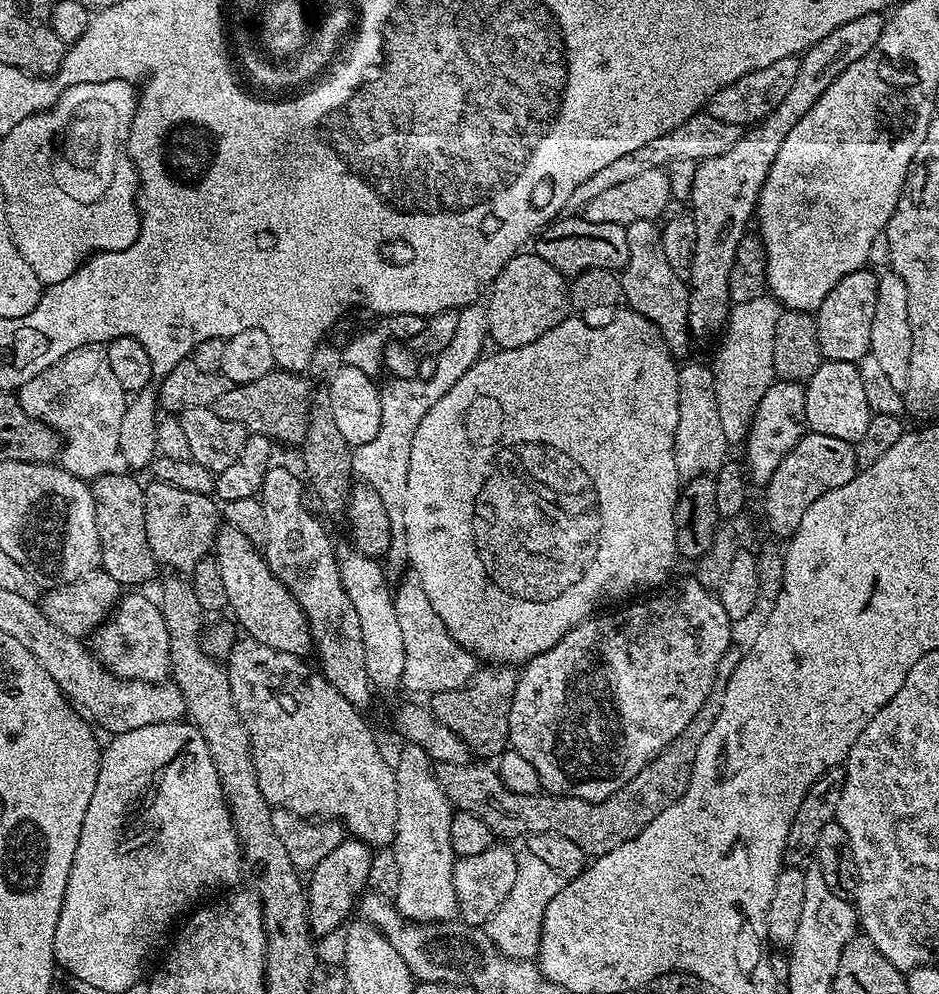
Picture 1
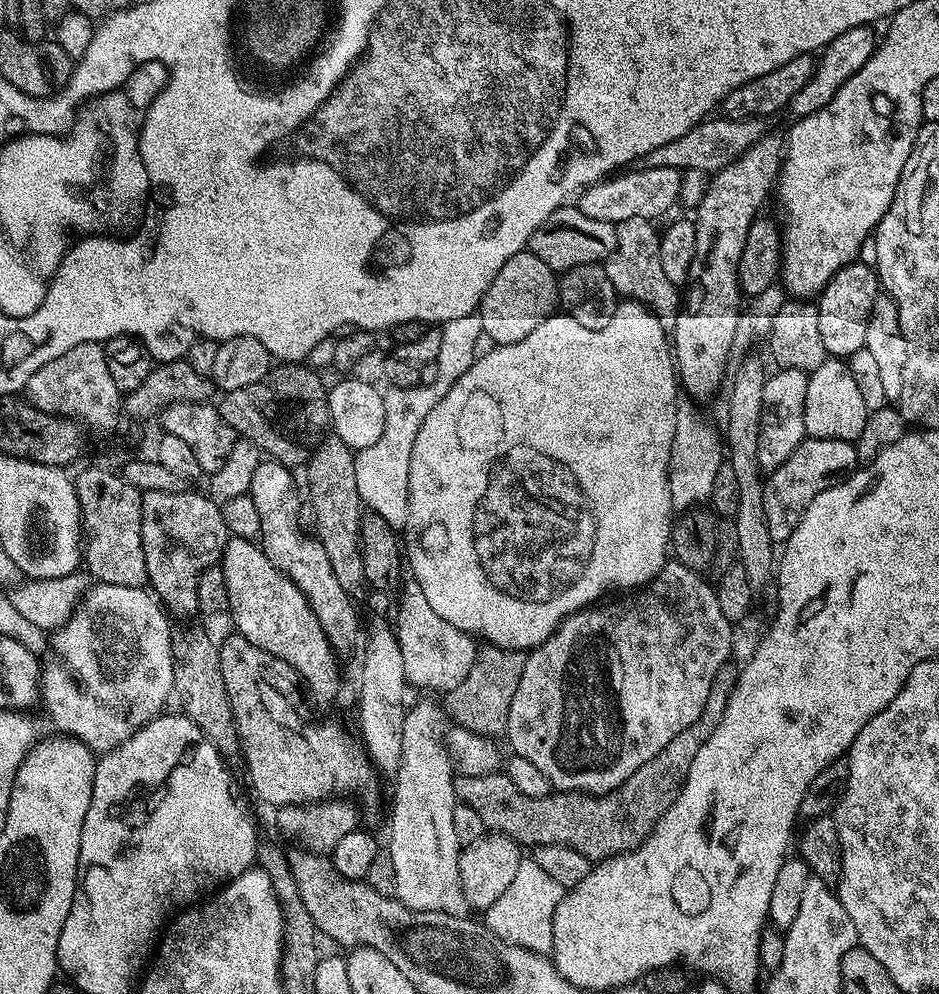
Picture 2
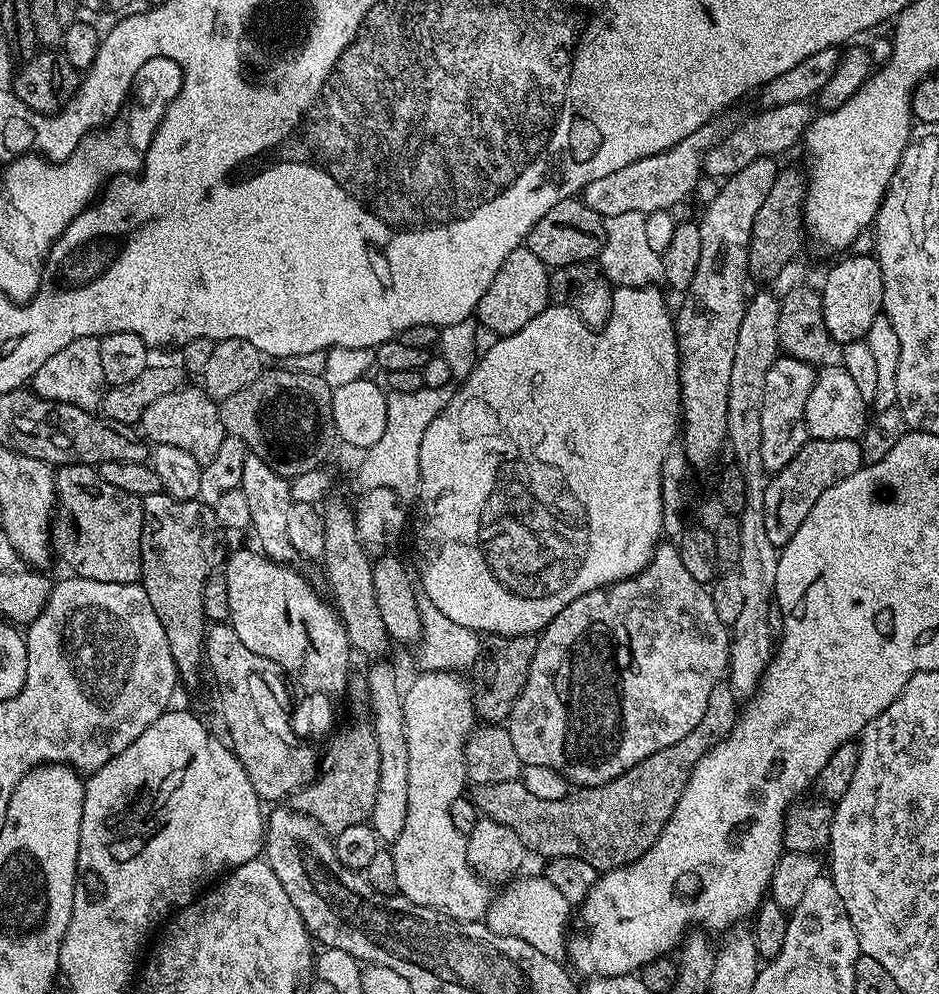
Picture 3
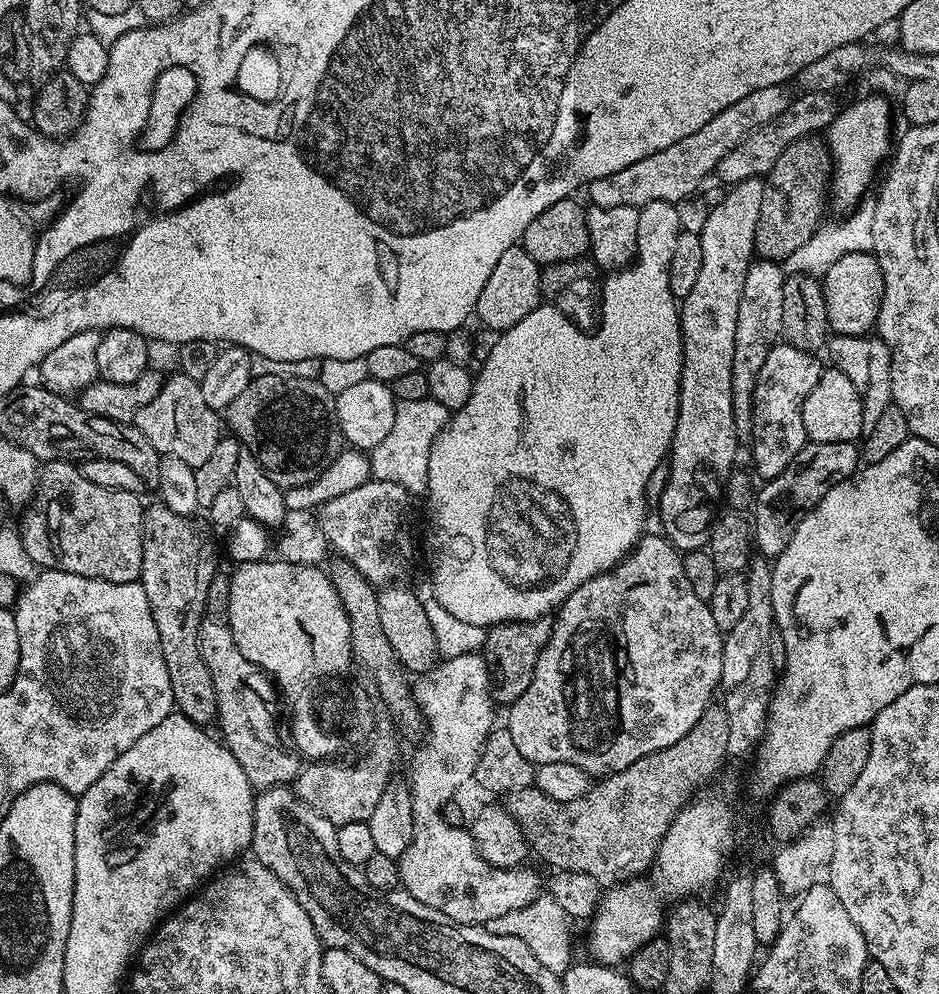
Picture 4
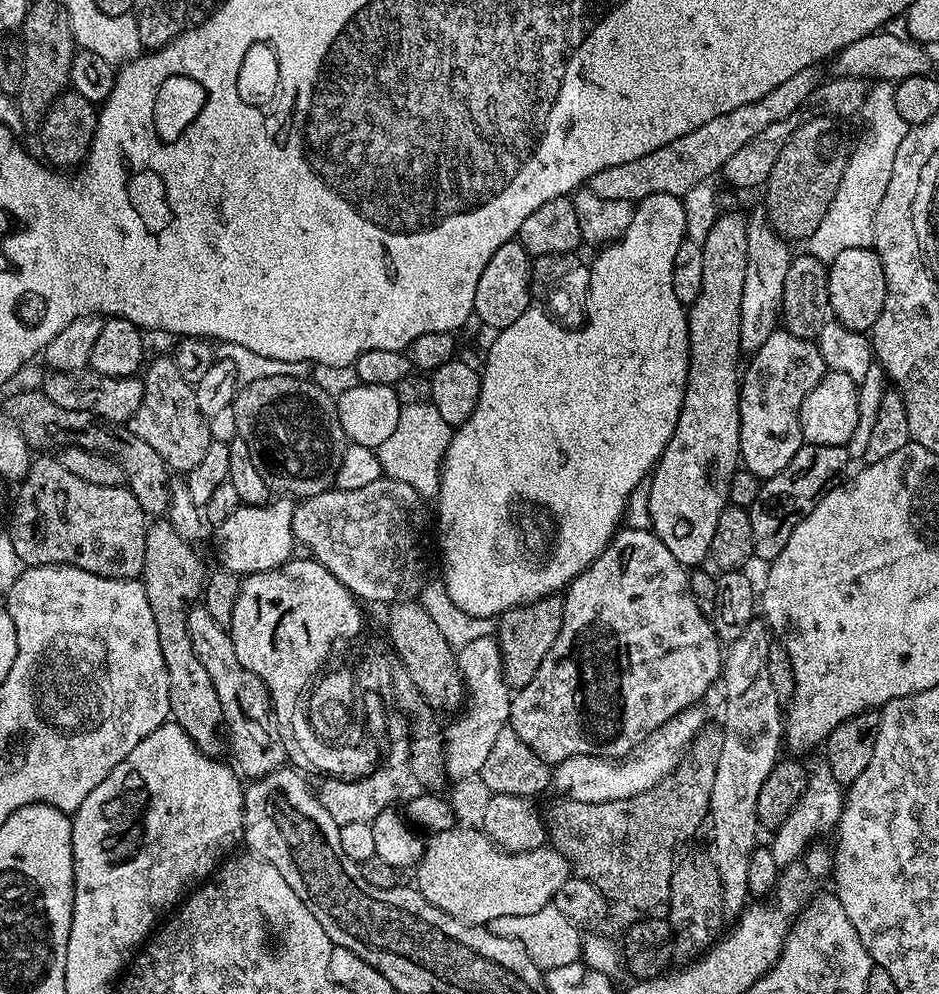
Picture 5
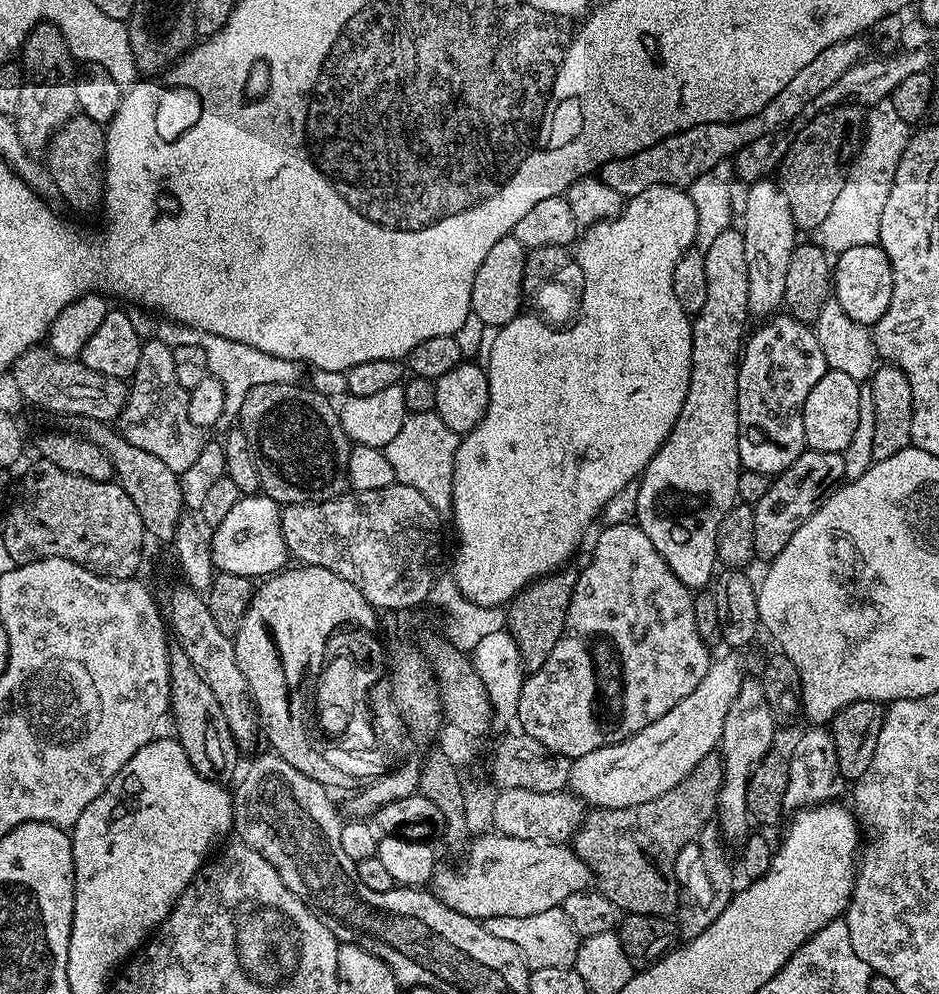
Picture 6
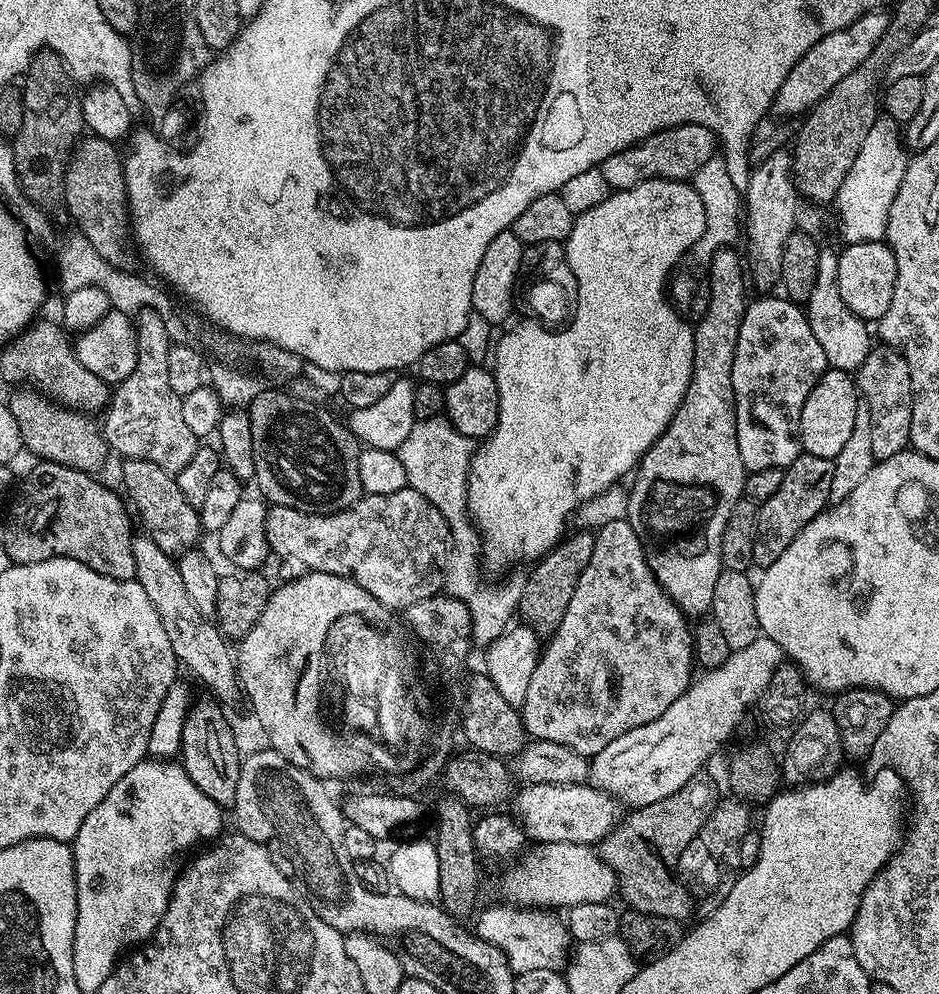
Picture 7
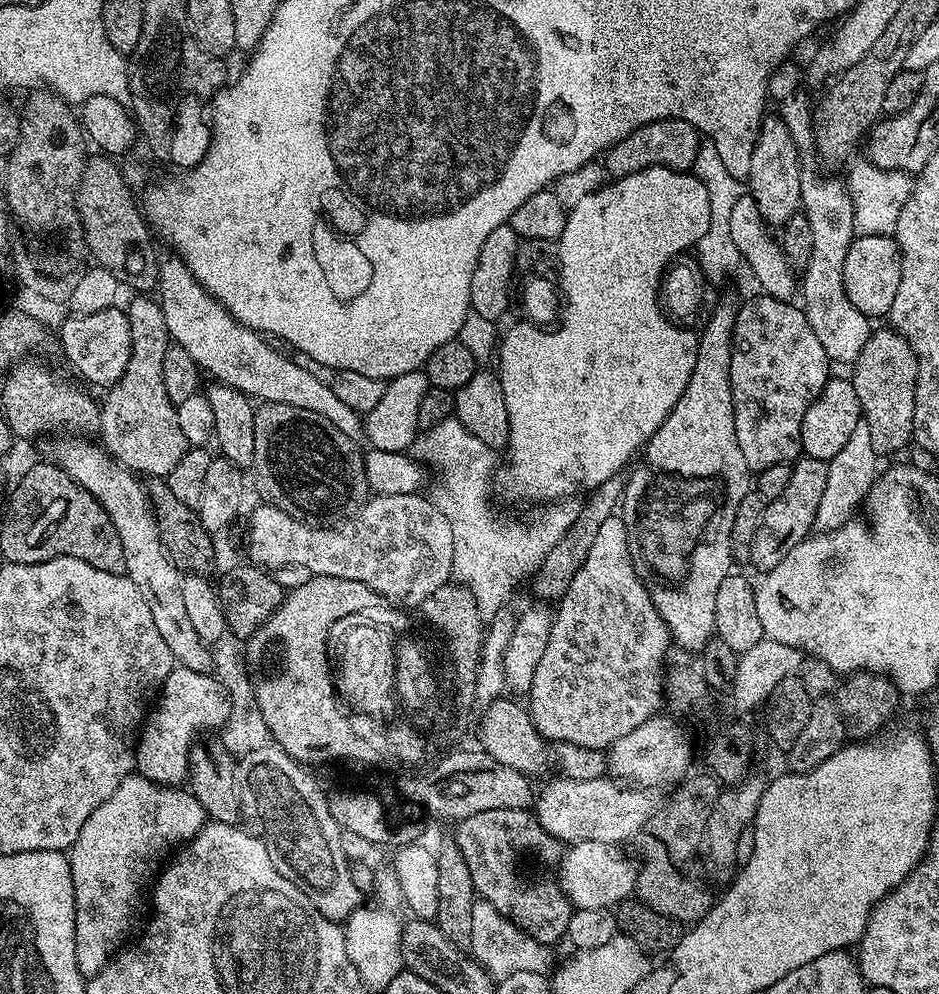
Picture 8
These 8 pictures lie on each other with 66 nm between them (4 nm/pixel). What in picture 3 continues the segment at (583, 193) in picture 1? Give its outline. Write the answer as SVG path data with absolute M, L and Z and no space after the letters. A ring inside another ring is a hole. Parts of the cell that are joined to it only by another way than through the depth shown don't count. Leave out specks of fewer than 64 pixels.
M786 102L786 106L765 108L757 111L757 116L749 118L745 124L733 127L727 136L723 136L715 146L704 153L702 165L703 175L727 178L738 174L738 170L746 170L750 162L758 162L758 158L767 156L779 157L779 152L801 143L804 131L814 119L813 105L808 102Z

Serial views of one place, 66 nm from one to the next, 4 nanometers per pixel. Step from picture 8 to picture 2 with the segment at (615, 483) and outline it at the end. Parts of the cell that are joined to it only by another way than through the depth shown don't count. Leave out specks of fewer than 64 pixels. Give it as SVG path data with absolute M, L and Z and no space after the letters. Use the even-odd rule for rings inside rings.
M481 643L476 650L476 661L470 666L470 674L450 691L443 693L442 708L447 719L457 728L465 728L474 734L500 738L508 731L510 702L514 702L514 690L522 678L525 653L519 648L503 648L497 644Z

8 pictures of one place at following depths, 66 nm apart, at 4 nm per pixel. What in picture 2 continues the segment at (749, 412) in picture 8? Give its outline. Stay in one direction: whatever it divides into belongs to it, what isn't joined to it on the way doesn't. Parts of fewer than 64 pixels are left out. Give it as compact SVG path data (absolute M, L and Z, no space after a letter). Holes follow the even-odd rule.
M777 367L762 390L762 430L758 434L758 462L761 473L778 470L806 438L806 386L809 373Z

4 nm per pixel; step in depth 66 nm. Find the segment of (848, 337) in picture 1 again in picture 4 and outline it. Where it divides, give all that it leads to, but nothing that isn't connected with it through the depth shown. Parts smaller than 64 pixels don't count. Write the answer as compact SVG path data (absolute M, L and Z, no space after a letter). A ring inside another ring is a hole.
M855 252L838 258L822 277L828 327L837 336L868 336L875 329L882 306L884 279L880 263L872 252Z

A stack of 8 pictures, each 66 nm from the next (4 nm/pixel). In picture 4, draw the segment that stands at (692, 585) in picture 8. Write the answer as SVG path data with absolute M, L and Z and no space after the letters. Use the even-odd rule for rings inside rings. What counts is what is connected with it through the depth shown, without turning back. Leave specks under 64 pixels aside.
M750 178L728 188L726 198L718 206L709 208L706 226L702 226L702 271L694 281L694 290L682 298L680 310L680 333L684 339L684 365L680 375L680 405L678 426L674 430L670 449L669 478L658 503L658 513L664 527L663 535L673 548L681 553L703 549L708 542L708 531L714 519L712 503L724 495L724 483L737 467L736 444L738 437L734 426L734 334L738 330L738 302L742 302L742 286L746 286L746 274L752 265L756 250L756 227L758 213L762 210L764 180Z

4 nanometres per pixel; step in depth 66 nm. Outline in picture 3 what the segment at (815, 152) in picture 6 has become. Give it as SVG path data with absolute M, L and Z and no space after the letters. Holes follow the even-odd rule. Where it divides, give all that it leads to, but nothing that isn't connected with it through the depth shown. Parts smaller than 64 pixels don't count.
M781 167L774 178L774 186L770 186L770 194L766 194L766 202L758 210L754 218L754 230L750 234L750 250L748 251L748 274L753 281L771 282L785 266L801 254L800 243L805 243L804 230L804 194L806 176L796 168Z

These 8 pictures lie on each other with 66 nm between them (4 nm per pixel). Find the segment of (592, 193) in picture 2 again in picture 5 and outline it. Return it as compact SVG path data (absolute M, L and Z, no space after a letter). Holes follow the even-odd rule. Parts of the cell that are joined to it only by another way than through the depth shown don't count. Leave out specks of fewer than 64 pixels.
M815 67L799 71L798 74L794 74L793 78L788 78L774 90L770 90L770 94L766 94L766 98L758 98L758 102L738 106L738 110L730 110L730 114L710 118L710 122L706 122L706 126L698 126L698 130L690 130L690 134L682 134L682 138L674 138L674 142L670 142L670 146L662 146L662 150L654 150L654 154L642 154L642 158L634 158L634 162L622 162L622 166L610 166L606 170L598 170L598 174L590 177L586 186L594 194L601 195L602 198L618 198L633 202L638 202L650 194L674 194L683 198L686 190L690 190L690 186L698 186L711 181L712 175L715 172L717 175L723 169L724 163L740 147L746 146L746 142L750 142L750 138L762 134L762 130L766 130L766 126L788 118L790 114L798 110L820 82L816 71L818 70Z

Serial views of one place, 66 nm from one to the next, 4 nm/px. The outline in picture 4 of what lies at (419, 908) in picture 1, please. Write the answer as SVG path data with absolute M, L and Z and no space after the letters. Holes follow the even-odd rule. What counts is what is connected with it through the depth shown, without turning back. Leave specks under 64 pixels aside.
M480 652L441 659L431 672L417 675L412 684L412 695L416 697L416 705L424 715L426 731L422 743L417 747L421 748L417 750L416 757L412 760L410 787L414 828L409 846L398 859L400 882L403 891L418 898L422 906L430 906L430 910L446 914L446 918L450 918L455 924L487 926L494 918L502 918L502 914L510 914L510 910L518 910L534 902L542 892L542 880L540 884L540 876L534 869L528 868L529 866L495 868L482 858L467 827L455 828L444 820L445 804L457 795L456 791L467 780L475 777L480 751L484 749L486 738L497 723L495 712L497 709L494 707L491 687L492 678L488 661Z

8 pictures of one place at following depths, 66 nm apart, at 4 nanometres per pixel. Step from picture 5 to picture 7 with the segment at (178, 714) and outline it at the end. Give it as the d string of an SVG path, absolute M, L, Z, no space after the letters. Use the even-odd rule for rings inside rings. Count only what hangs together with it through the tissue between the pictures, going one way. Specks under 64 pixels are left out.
M207 699L201 704L199 701L188 713L182 726L178 760L184 765L190 782L194 782L194 786L198 786L198 790L208 795L219 808L228 810L236 803L242 751L232 737L232 728L224 717L225 709L215 699Z

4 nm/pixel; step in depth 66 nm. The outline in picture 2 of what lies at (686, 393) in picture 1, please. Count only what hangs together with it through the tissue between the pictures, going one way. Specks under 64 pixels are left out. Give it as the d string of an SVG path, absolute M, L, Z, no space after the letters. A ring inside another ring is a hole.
M685 400L677 405L674 440L671 442L668 463L668 485L670 486L672 507L685 512L707 501L712 494L715 475L724 463L722 436L696 410L695 403Z

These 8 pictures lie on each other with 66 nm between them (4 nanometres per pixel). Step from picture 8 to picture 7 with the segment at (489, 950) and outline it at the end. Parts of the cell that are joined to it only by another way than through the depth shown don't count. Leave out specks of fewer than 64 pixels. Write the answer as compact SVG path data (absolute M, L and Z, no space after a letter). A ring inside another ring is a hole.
M499 902L475 917L474 931L481 940L494 946L508 960L513 973L526 970L554 970L560 972L570 960L568 925L559 915L548 910L525 910Z

